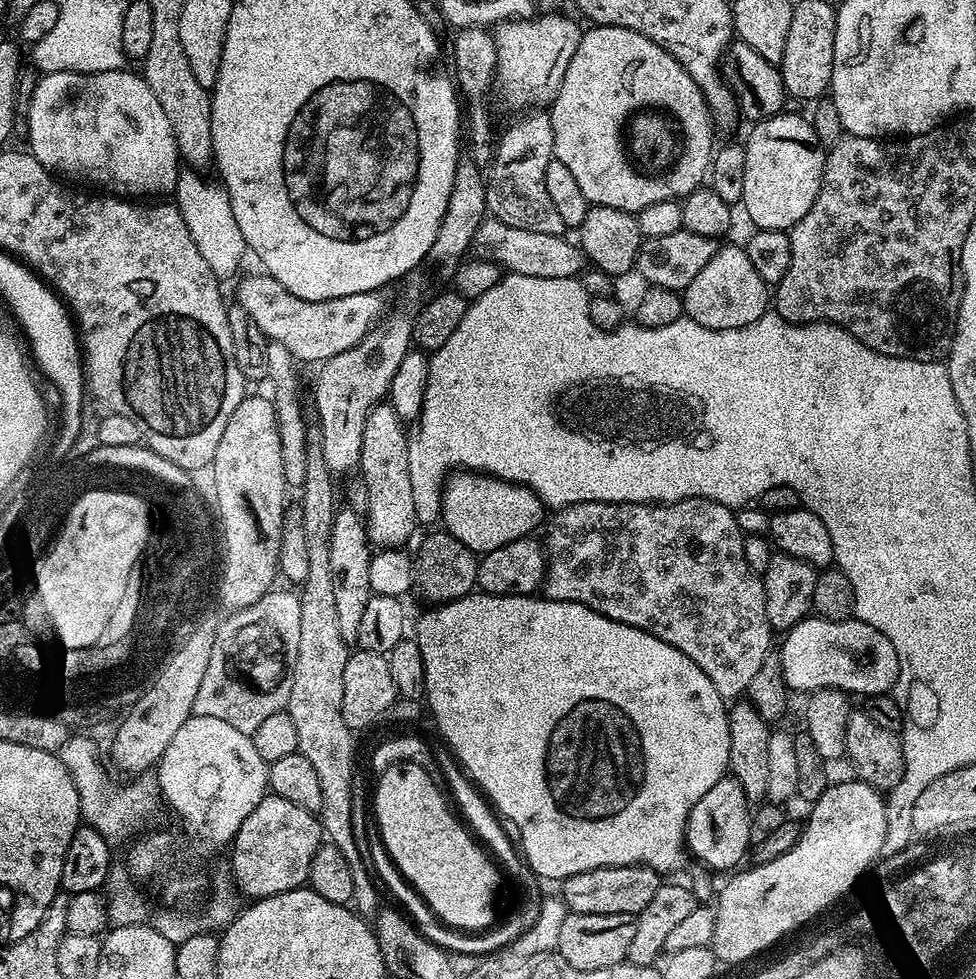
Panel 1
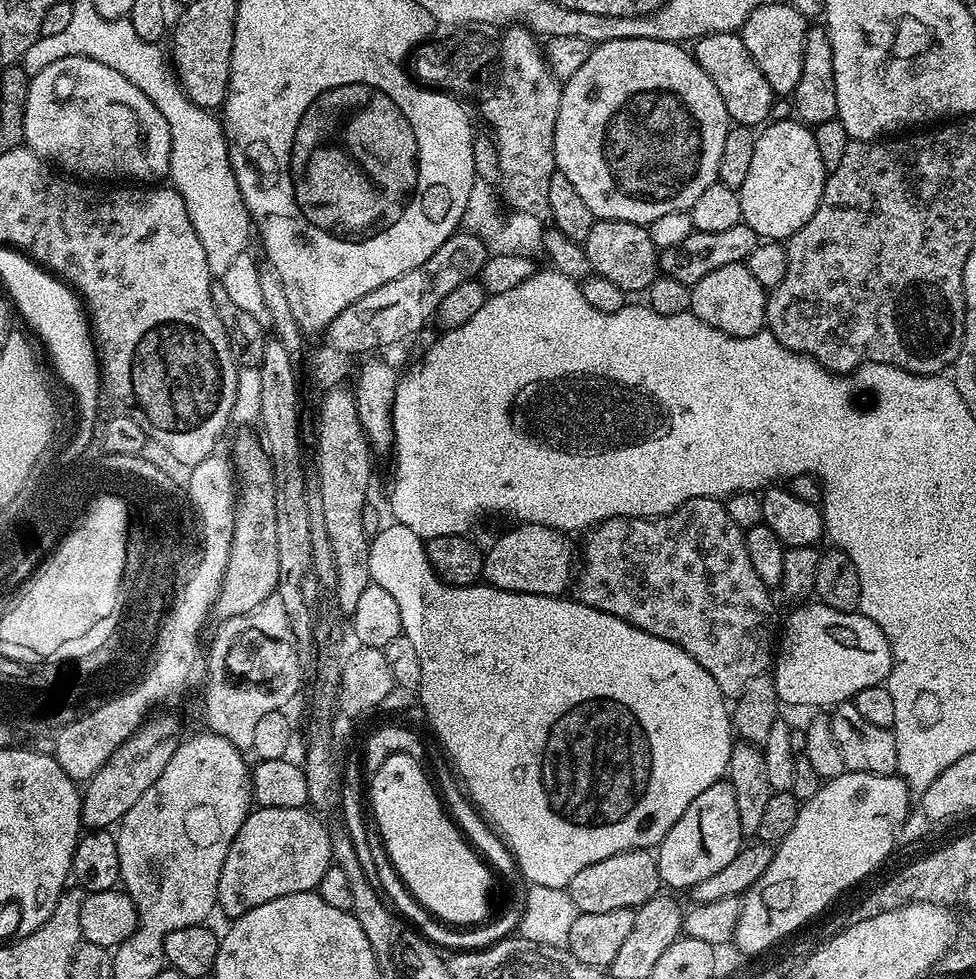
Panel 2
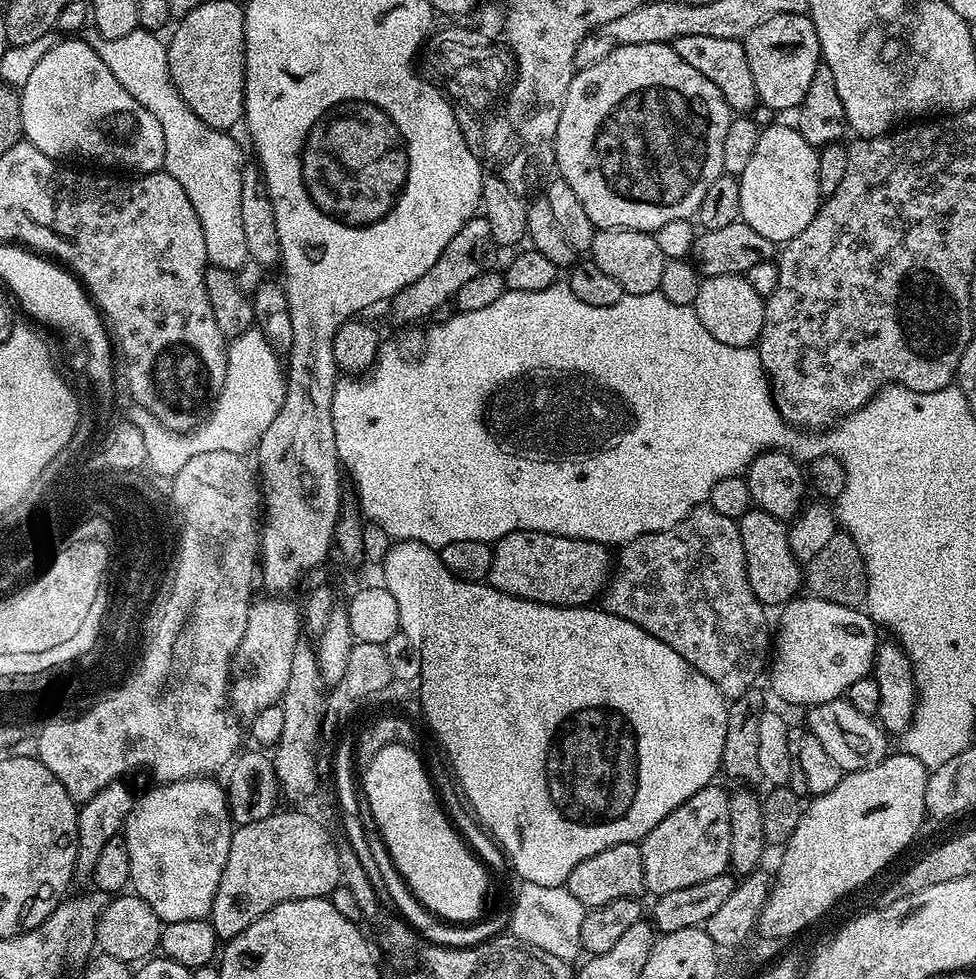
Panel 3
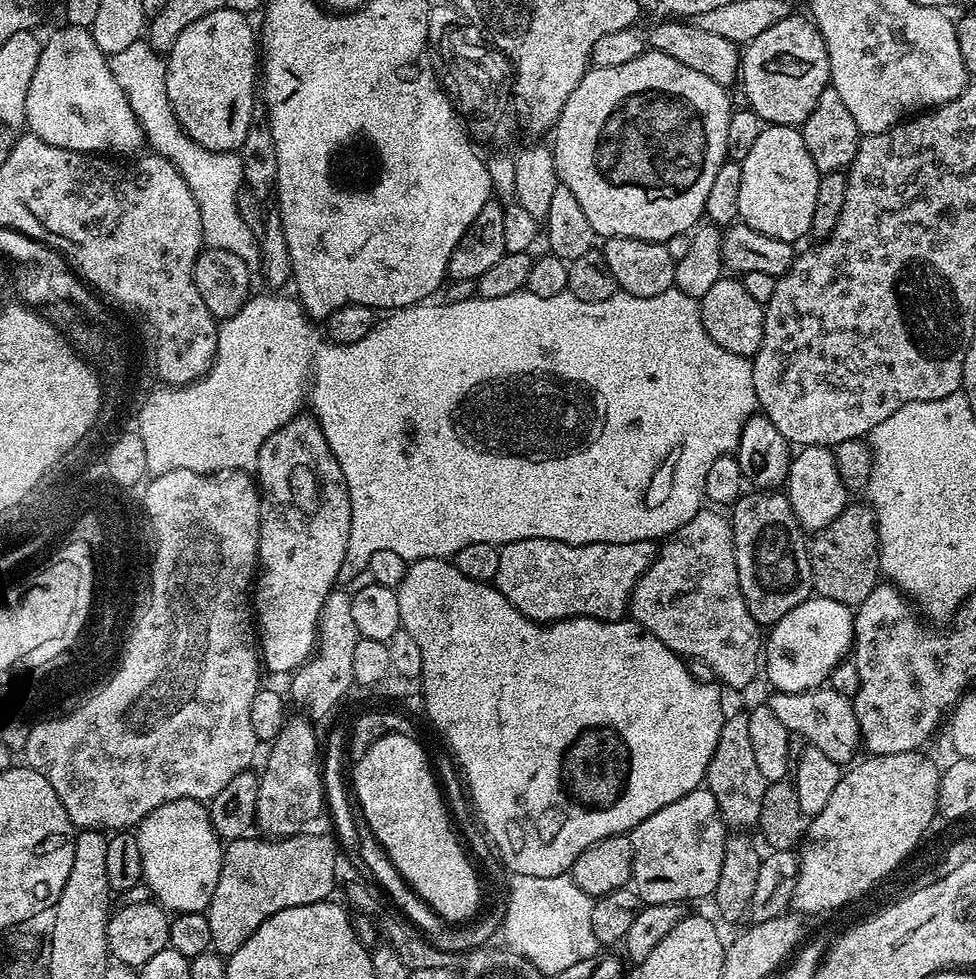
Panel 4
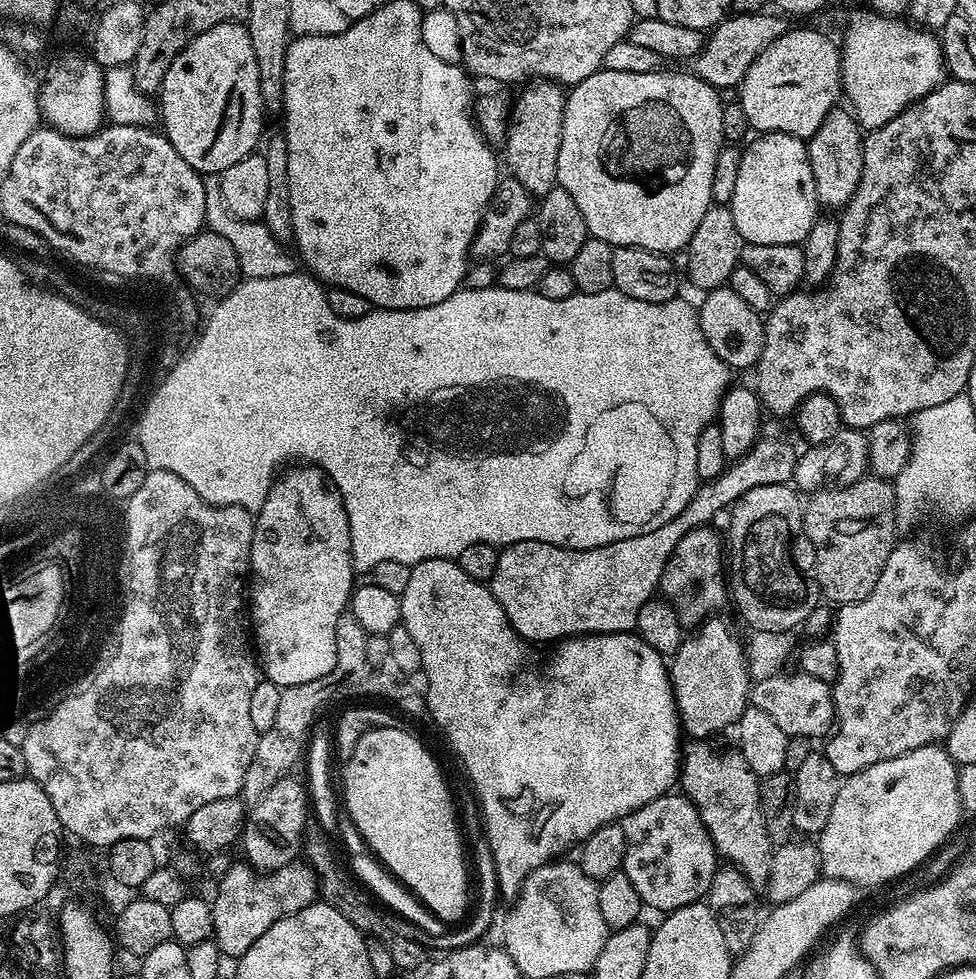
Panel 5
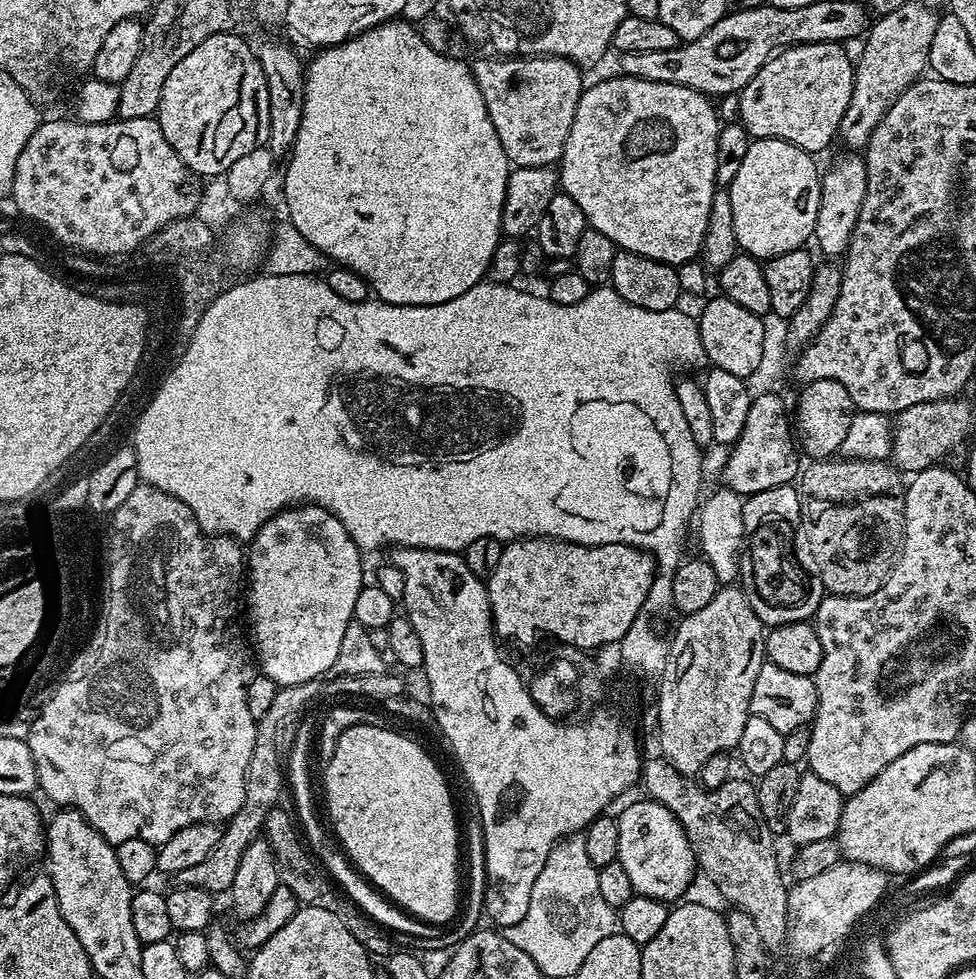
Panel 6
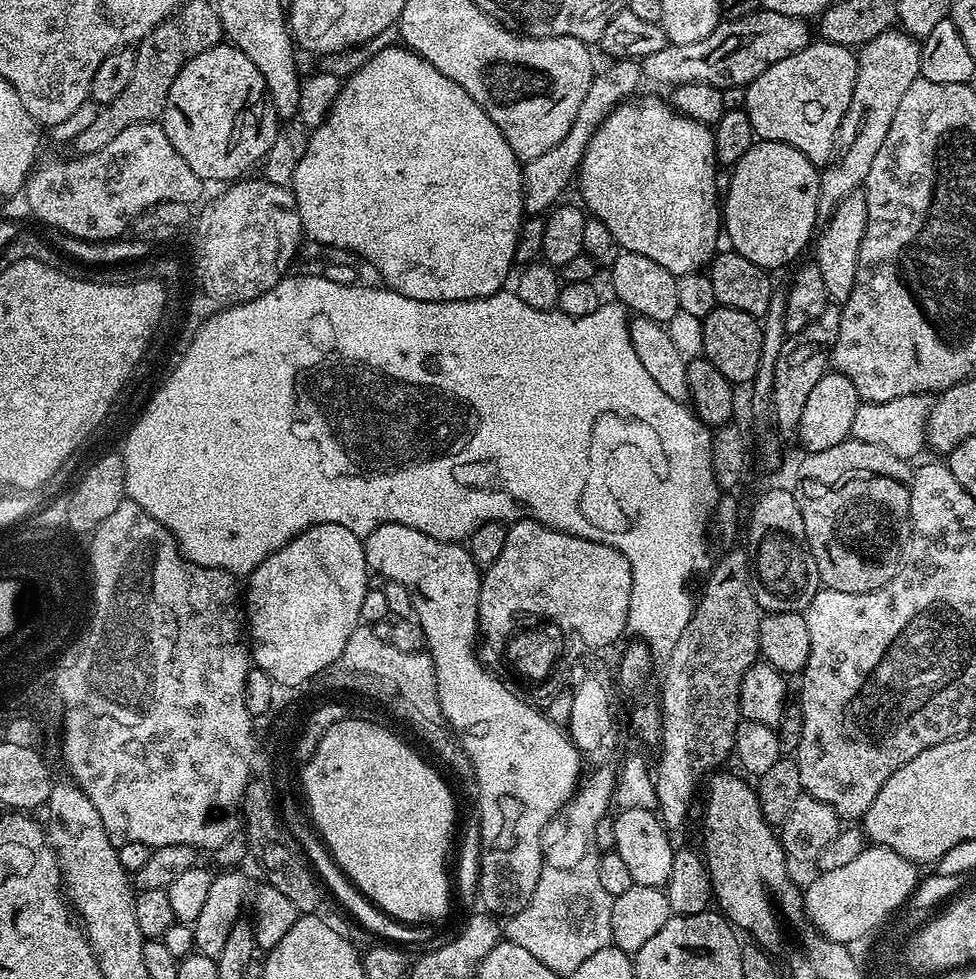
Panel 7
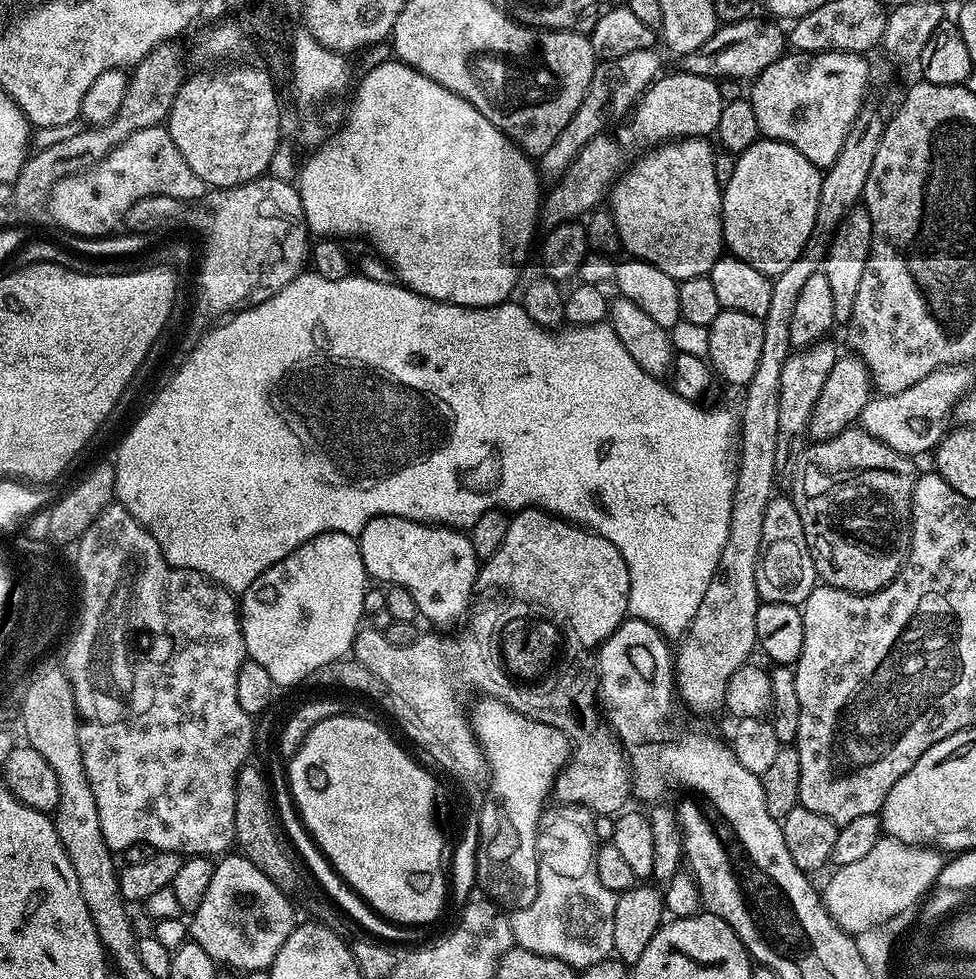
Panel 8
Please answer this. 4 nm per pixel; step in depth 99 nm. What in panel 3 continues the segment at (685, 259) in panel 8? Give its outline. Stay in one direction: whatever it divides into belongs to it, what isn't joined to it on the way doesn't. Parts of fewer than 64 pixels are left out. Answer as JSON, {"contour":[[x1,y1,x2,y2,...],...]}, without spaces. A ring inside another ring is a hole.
{"contour":[[617,44,612,52,603,58,602,62,594,62,594,66,581,68,570,82,570,90,566,90,566,102,562,106,562,118,558,118,556,131,556,162,555,171,559,179,566,182,578,194,590,222,594,222,597,229,602,228,629,228,635,232,650,232,655,234,659,228,666,226,666,222,692,220,699,213,702,206,702,197,706,190,710,190,714,178,724,172,722,166,722,142,726,138,726,126,730,126,734,113,729,108,726,98,710,82,710,78,698,74,694,66,682,62,671,44,643,44,642,46,626,46]]}

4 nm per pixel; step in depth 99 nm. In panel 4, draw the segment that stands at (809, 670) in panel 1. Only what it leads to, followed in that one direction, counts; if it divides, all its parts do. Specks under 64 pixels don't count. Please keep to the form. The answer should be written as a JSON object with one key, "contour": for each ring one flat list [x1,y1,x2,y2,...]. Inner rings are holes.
{"contour":[[819,594,808,597,802,606,794,606,786,618,771,625,766,632,766,643,762,648,762,672,769,685,778,692,808,692,811,688,819,688,831,677,832,673,849,659,856,642,853,609,842,602,834,602,834,598,826,598]]}

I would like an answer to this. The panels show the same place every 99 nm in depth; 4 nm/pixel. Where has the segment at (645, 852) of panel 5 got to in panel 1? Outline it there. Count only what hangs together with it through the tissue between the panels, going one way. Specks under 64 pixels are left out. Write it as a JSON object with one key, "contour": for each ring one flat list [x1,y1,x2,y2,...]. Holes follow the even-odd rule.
{"contour":[[725,774,721,780,714,782,714,786,710,786,710,790,694,802,694,810,690,810,684,827,684,842,691,859,693,856,701,860,708,868,735,869,735,864,750,852,752,813,753,809,735,776]]}

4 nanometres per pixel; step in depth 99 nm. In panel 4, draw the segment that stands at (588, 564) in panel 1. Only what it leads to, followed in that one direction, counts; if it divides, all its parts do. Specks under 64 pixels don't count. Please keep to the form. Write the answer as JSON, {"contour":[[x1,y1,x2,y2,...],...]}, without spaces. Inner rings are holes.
{"contour":[[702,510,694,514,686,526,679,528,667,542,659,545,656,559,634,586,632,597,628,599,628,612,631,619,642,625,647,632,652,632,654,638,662,641,671,652,689,661,704,660,705,666,717,676,715,679,725,689,741,690,758,676,761,669,762,628,750,614,746,598,738,586,731,519,725,513,724,516,720,513,723,511,710,511,714,512]]}

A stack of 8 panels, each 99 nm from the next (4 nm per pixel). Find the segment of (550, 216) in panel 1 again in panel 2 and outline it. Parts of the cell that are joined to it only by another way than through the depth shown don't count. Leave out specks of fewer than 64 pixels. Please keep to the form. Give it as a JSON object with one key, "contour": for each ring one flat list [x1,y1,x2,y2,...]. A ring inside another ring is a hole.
{"contour":[[508,26,503,29,502,35,499,37,500,45,500,70,498,73,498,83,496,84,495,99,491,103,487,103,487,109,482,113,483,119,496,120,496,124,492,128,500,128,500,141,496,144,496,153,498,153,498,166,500,167,500,179,498,181,498,192,502,197,503,203,508,203,508,208,513,212,523,212,527,214,538,215,541,218,548,216,550,210,550,202,548,201,548,183,552,177,552,173,557,171,556,155,552,152,554,146,554,130,556,129,556,119,558,118,558,110,560,109,560,93,562,91,561,81,556,80,554,74,548,67,548,61,545,59,545,49,542,47,541,41,537,39,531,28,527,26]]}

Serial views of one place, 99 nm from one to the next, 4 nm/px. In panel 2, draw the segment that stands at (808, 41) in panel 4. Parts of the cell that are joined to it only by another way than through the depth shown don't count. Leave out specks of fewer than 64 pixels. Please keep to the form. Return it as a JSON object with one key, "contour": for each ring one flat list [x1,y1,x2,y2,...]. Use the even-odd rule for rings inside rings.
{"contour":[[766,2,748,15,738,33,743,51,752,55,752,60,758,70,762,70,766,82,777,97,787,97,791,94,804,73,806,37,809,35,806,21,806,16,787,2]]}

